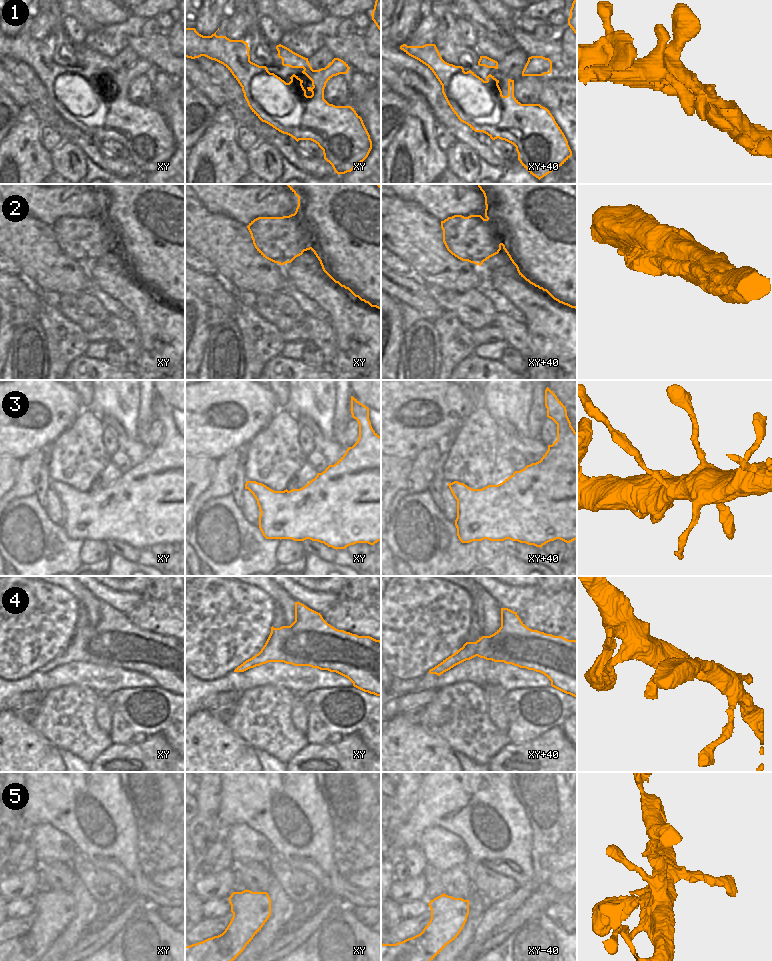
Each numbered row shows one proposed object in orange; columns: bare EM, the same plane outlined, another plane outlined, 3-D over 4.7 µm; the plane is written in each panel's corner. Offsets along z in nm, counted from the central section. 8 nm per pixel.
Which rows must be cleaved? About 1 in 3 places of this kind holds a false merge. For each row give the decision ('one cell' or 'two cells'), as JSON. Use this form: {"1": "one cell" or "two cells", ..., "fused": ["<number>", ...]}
{"1": "one cell", "2": "one cell", "3": "one cell", "4": "one cell", "5": "one cell", "fused": []}

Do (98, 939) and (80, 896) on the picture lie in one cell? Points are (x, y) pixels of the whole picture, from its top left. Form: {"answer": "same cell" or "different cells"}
{"answer": "different cells"}

